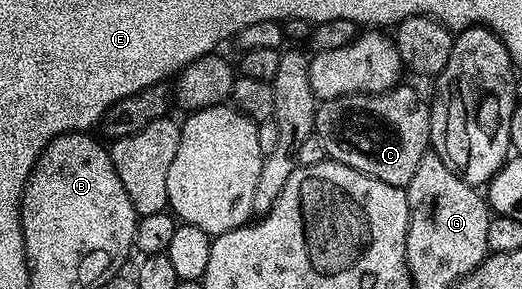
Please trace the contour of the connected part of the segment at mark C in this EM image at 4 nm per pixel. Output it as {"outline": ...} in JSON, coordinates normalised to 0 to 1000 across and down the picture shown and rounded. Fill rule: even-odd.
{"outline":[[[766,308],[693,332],[678,363],[661,363],[669,356],[653,343],[617,360],[605,398],[603,471],[619,495],[625,547],[734,633],[784,644],[803,550],[826,516],[822,381],[787,311]]]}

